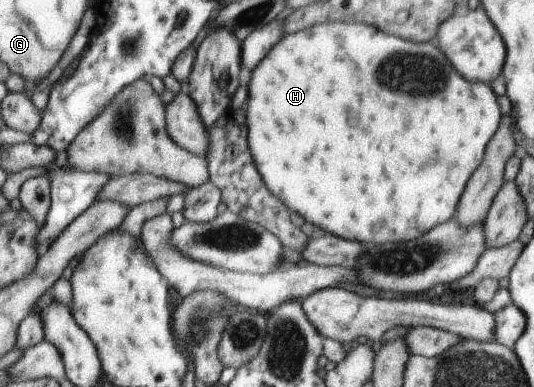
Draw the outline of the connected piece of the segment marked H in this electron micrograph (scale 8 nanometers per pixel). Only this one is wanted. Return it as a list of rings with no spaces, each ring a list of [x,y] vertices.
[[[345,21],[317,24],[316,27],[285,34],[252,70],[245,106],[249,150],[267,188],[291,212],[295,210],[301,214],[305,221],[338,237],[364,244],[373,242],[374,245],[416,239],[455,216],[466,184],[481,164],[487,143],[495,134],[502,117],[491,86],[463,78],[438,46],[429,42],[406,41],[365,23]]]

